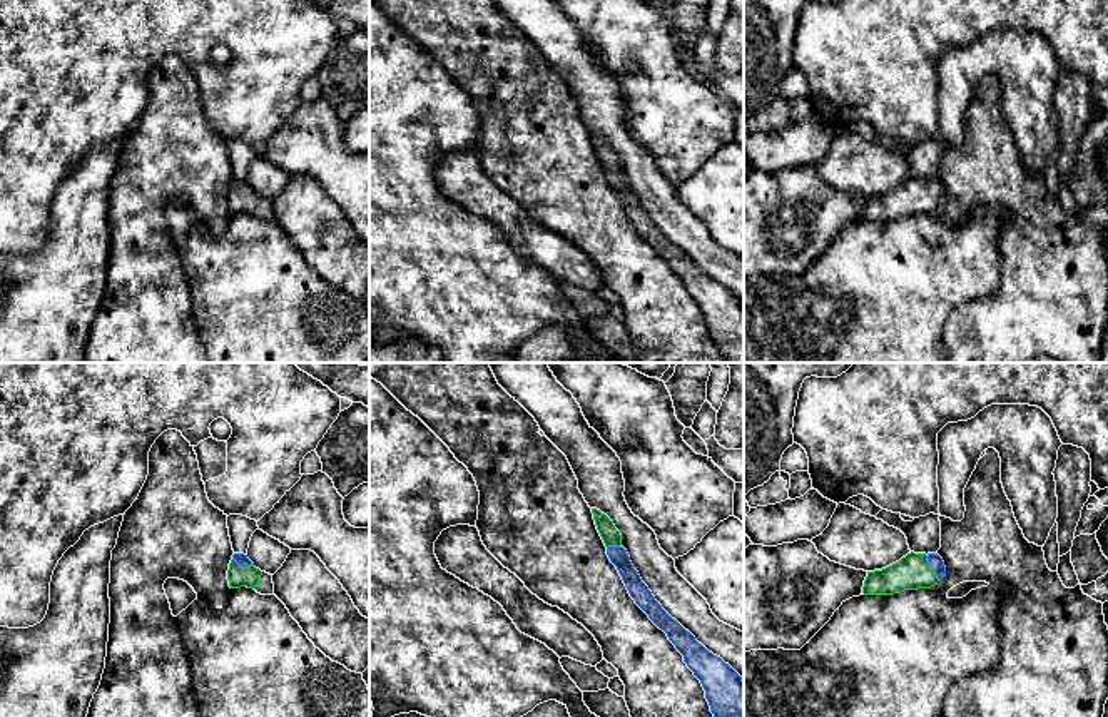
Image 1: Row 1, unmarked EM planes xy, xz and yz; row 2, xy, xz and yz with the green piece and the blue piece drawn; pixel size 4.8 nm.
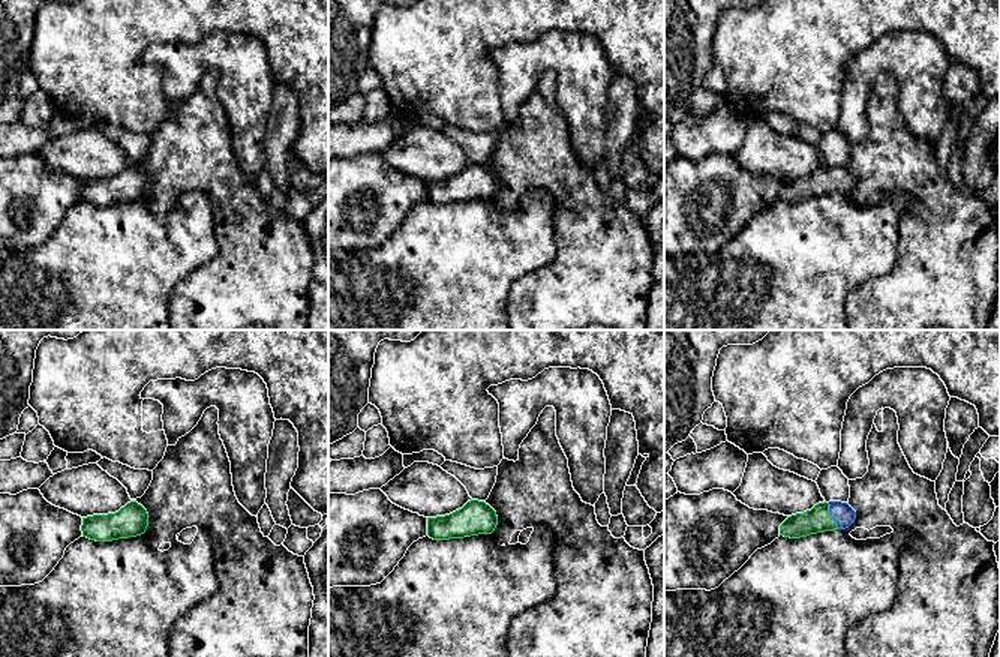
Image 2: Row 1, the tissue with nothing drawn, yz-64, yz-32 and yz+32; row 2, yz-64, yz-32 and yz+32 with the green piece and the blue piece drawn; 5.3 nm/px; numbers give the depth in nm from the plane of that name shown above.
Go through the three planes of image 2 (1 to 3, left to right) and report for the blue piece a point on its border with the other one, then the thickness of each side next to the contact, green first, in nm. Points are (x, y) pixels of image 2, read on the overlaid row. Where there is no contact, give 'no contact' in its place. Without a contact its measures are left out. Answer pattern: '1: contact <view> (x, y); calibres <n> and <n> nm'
1: no contact
2: no contact
3: contact yz+32 (831, 516); calibres 140 and 120 nm

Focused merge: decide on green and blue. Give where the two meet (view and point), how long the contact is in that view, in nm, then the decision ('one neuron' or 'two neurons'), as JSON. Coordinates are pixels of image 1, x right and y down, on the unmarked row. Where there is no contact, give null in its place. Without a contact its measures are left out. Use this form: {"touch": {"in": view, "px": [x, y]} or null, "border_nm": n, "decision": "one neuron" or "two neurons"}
{"touch": {"in": "yz", "px": [930, 193]}, "border_nm": 140, "decision": "one neuron"}

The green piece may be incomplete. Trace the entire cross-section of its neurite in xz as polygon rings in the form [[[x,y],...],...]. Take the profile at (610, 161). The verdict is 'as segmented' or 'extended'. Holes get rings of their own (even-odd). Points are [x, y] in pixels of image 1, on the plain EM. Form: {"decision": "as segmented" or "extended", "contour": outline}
{"decision": "extended", "contour": [[[592,134],[592,139],[597,155],[607,172],[607,181],[617,192],[630,222],[648,244],[667,259],[668,266],[684,281],[684,287],[700,306],[710,338],[725,361],[744,363],[742,303],[720,282],[699,269],[689,256],[662,234],[633,194],[627,175],[622,172],[622,160],[613,147],[597,134]]]}

